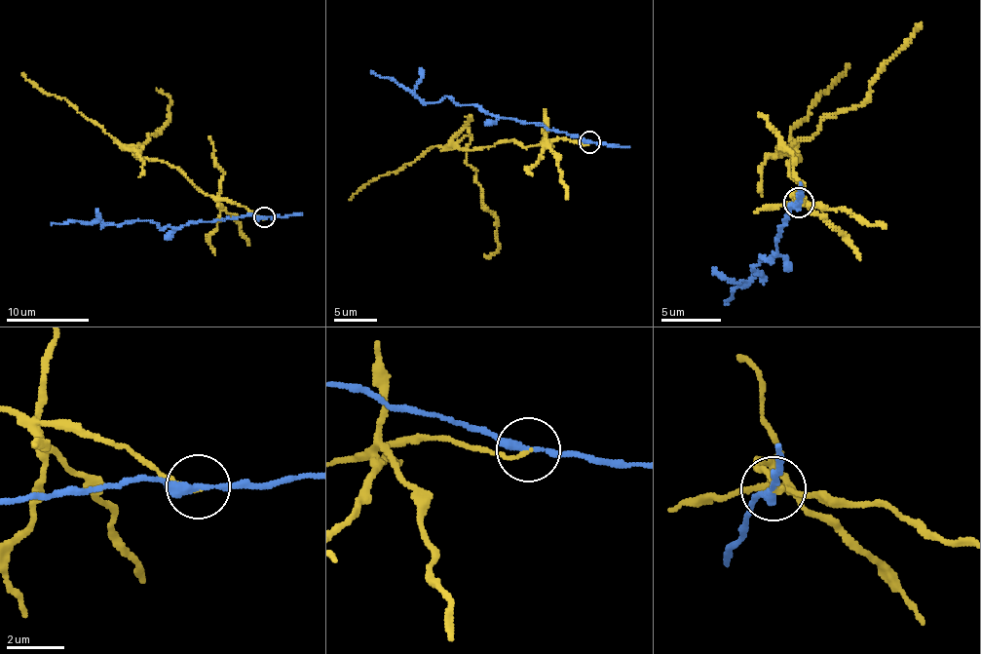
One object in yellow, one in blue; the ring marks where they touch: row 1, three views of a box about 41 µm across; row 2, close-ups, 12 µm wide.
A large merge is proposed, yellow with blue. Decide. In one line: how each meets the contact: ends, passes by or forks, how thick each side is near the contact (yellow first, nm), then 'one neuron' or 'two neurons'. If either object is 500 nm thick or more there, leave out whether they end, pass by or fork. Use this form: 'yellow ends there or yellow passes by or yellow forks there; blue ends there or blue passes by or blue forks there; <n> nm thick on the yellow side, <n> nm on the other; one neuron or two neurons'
yellow ends there; blue passes by; 130 nm thick on the yellow side, 240 nm on the other; two neurons

